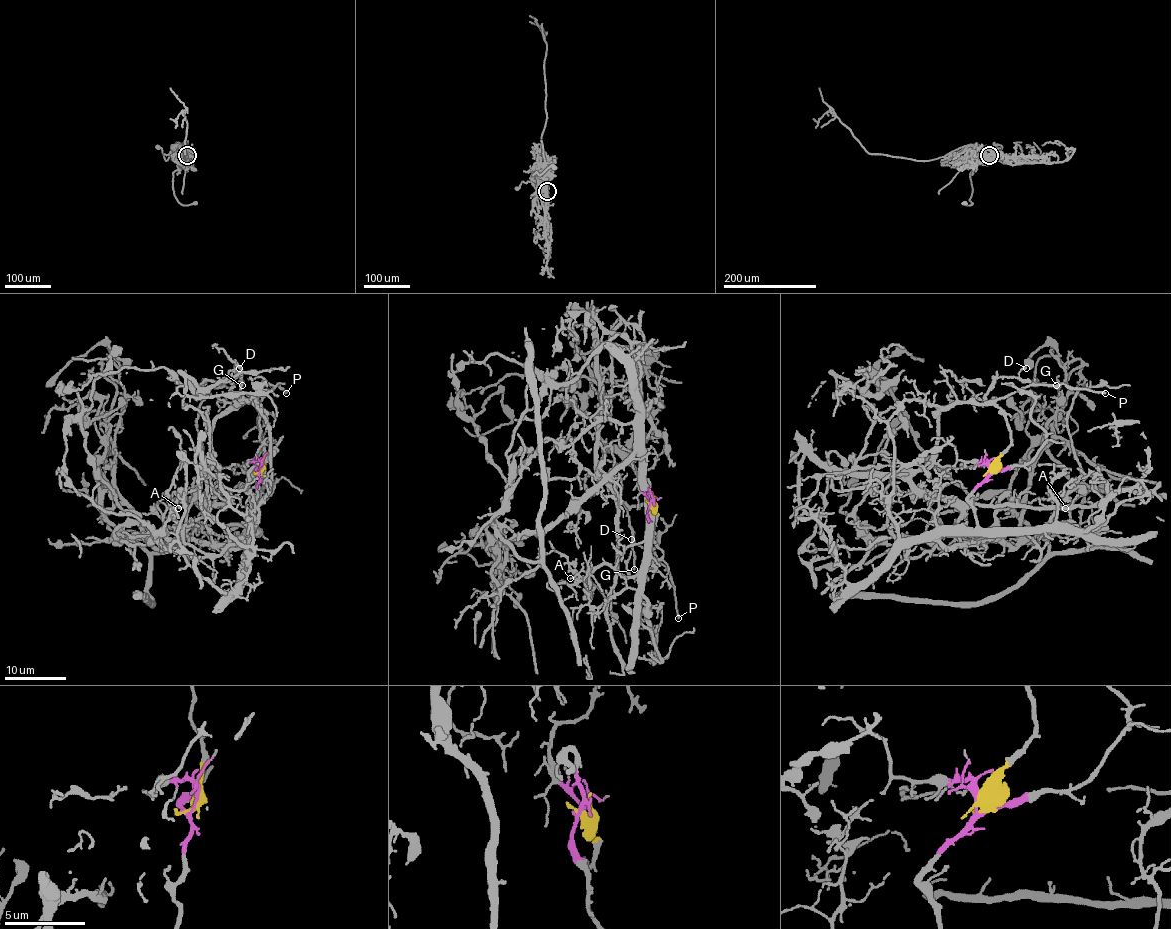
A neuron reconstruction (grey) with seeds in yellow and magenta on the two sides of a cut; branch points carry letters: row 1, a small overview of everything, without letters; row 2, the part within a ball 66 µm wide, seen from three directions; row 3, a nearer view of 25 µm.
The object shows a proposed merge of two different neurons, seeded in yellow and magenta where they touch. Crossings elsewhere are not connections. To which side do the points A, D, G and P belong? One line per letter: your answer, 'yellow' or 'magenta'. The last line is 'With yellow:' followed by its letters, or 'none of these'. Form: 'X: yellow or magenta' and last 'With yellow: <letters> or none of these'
A: magenta
D: yellow
G: yellow
P: yellow
With yellow: D, G, P

